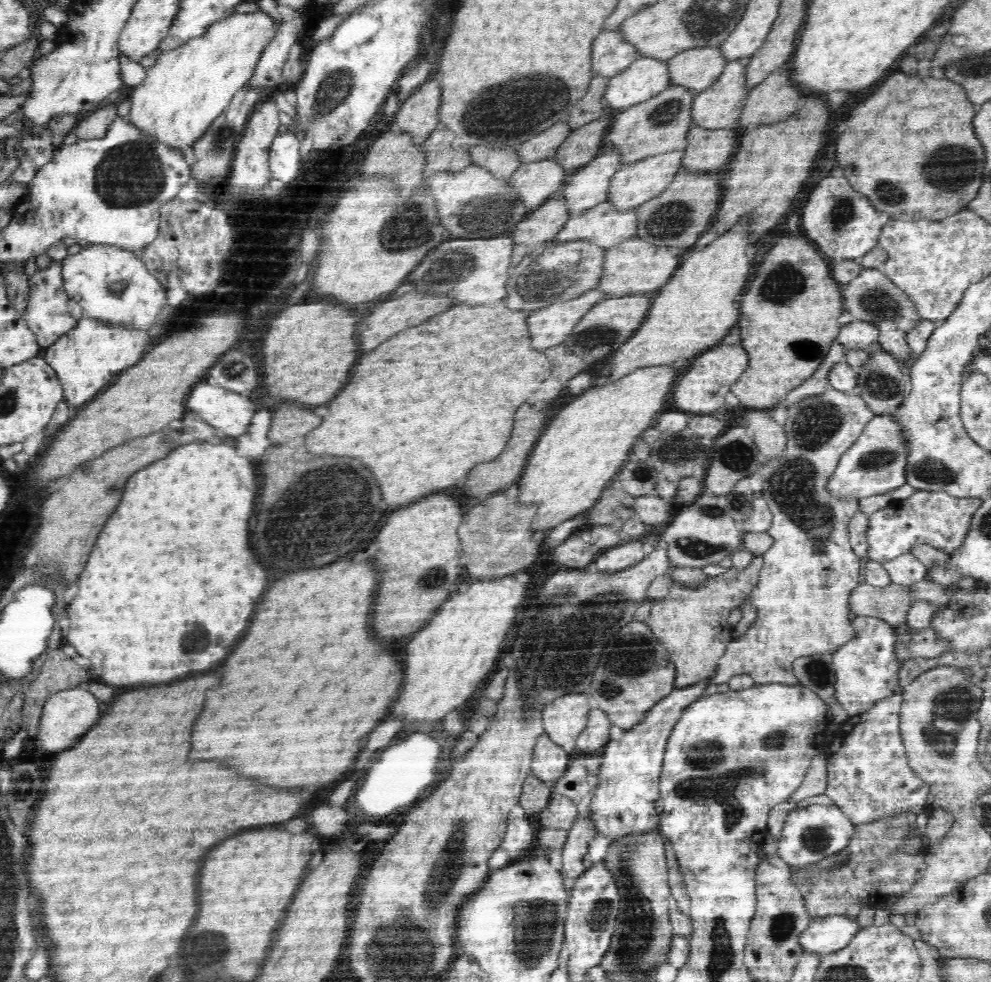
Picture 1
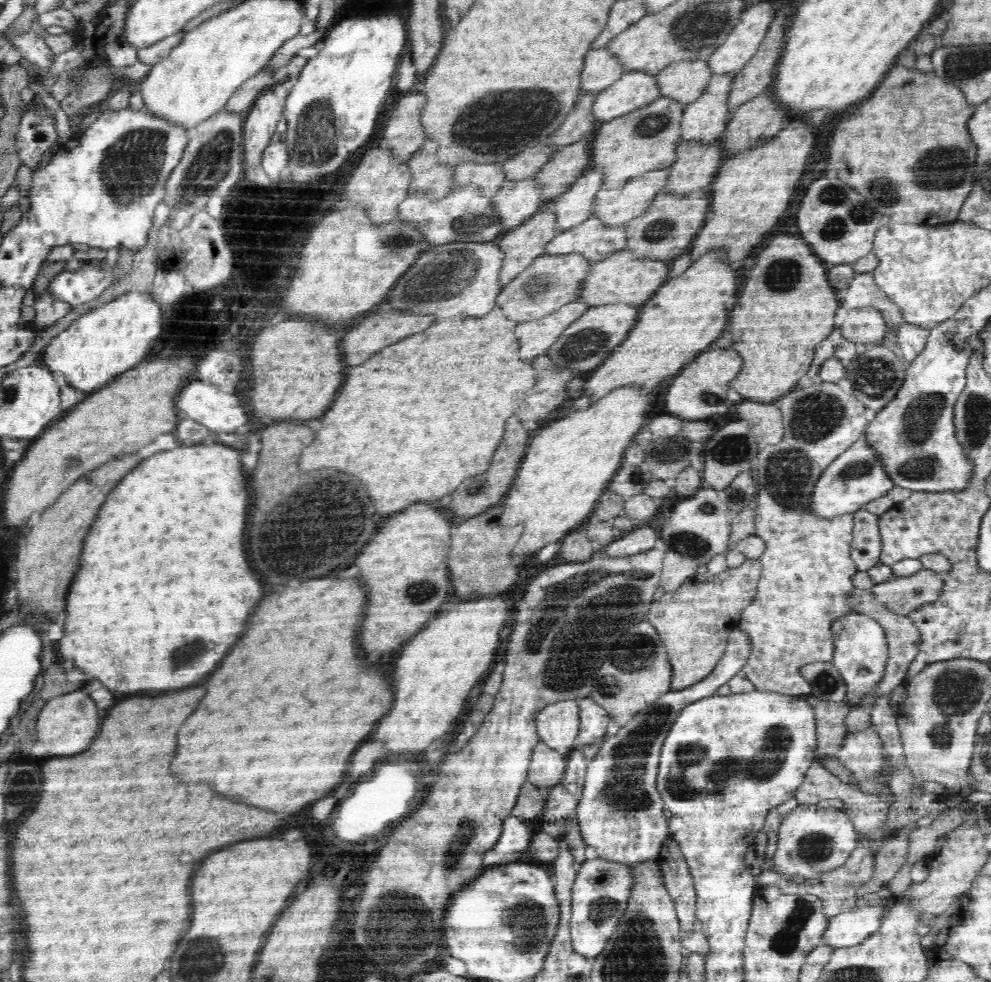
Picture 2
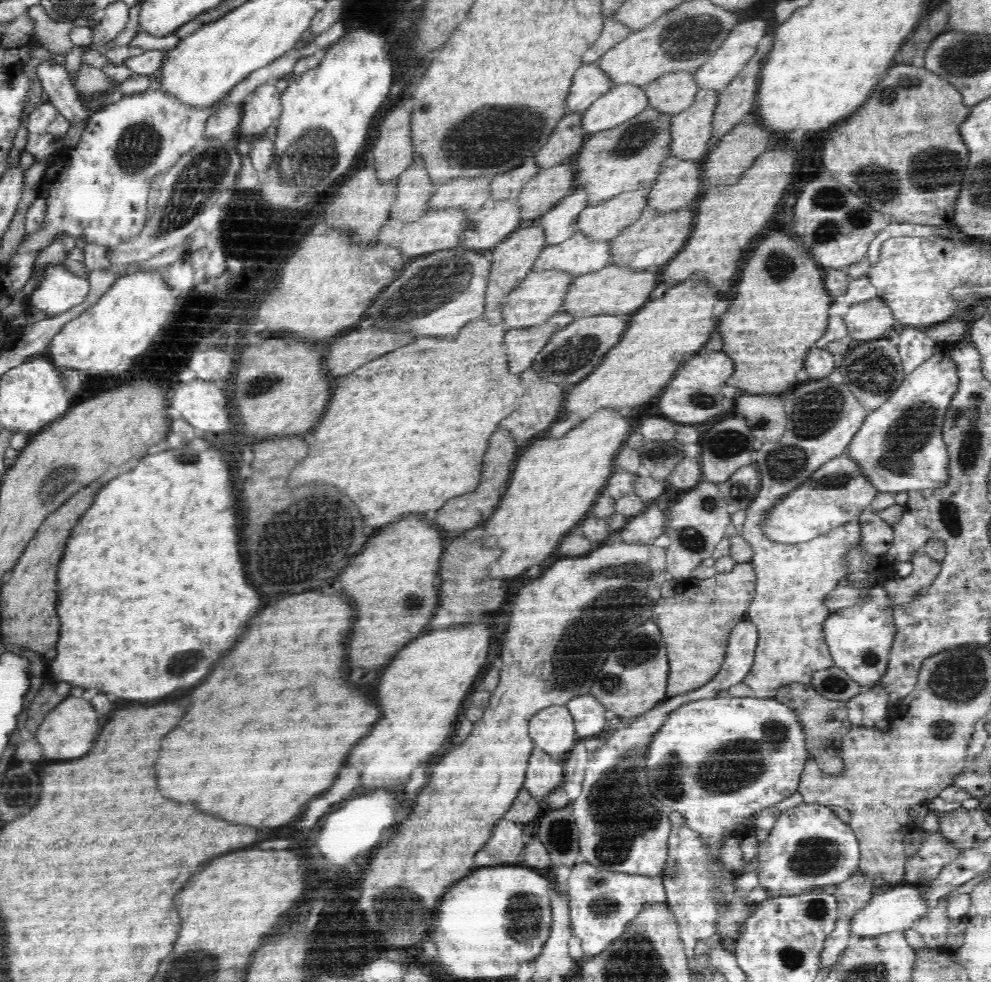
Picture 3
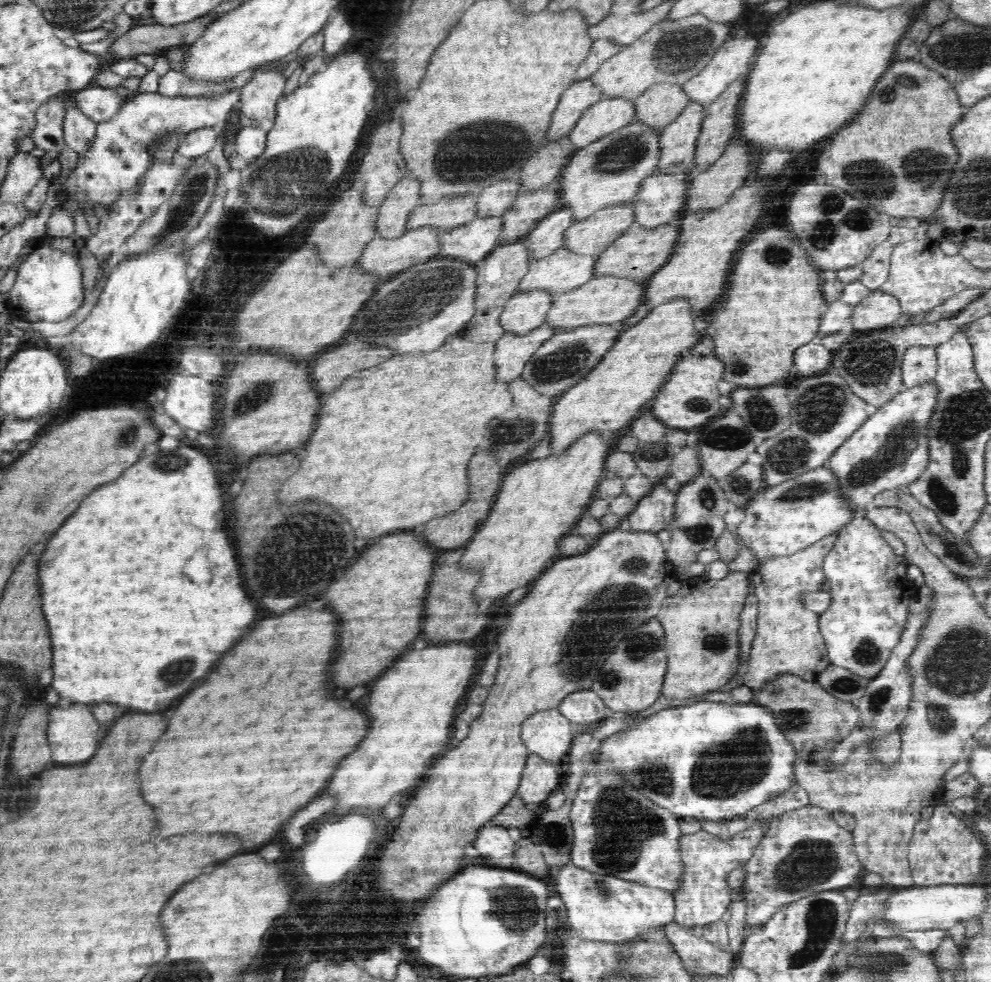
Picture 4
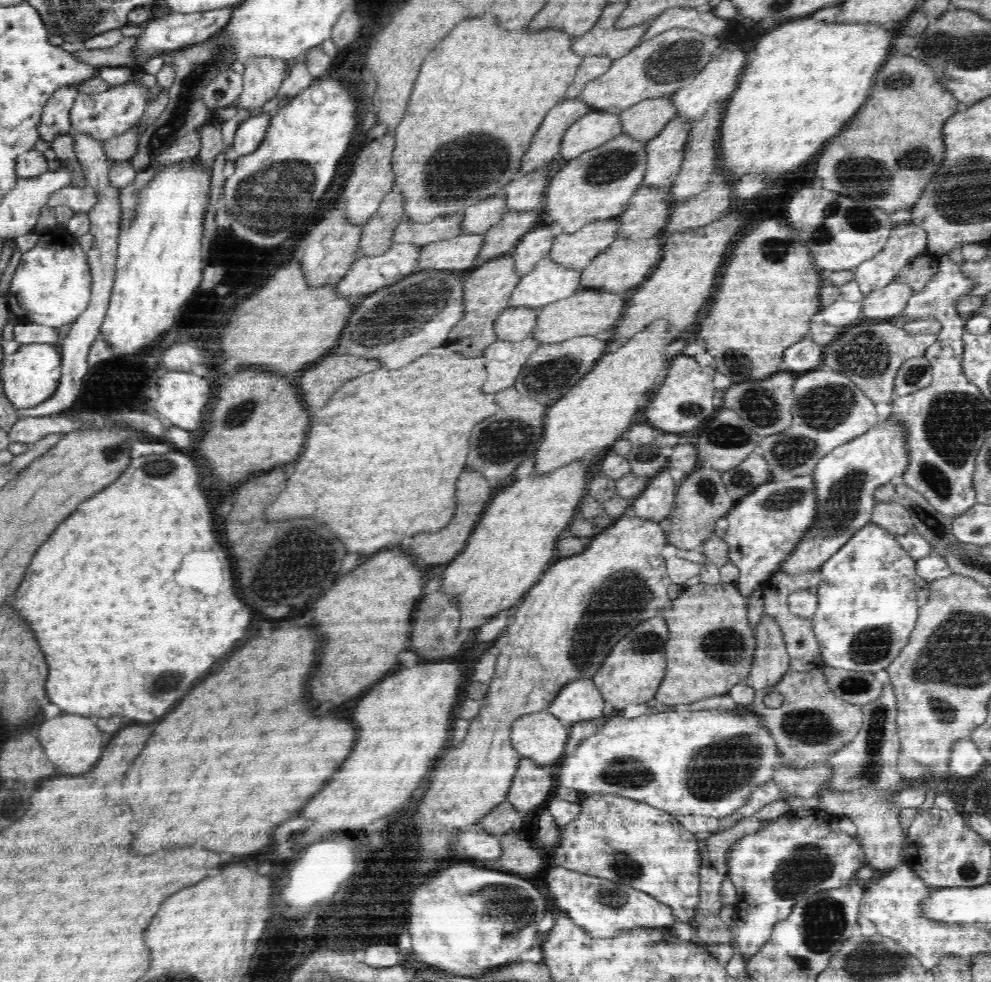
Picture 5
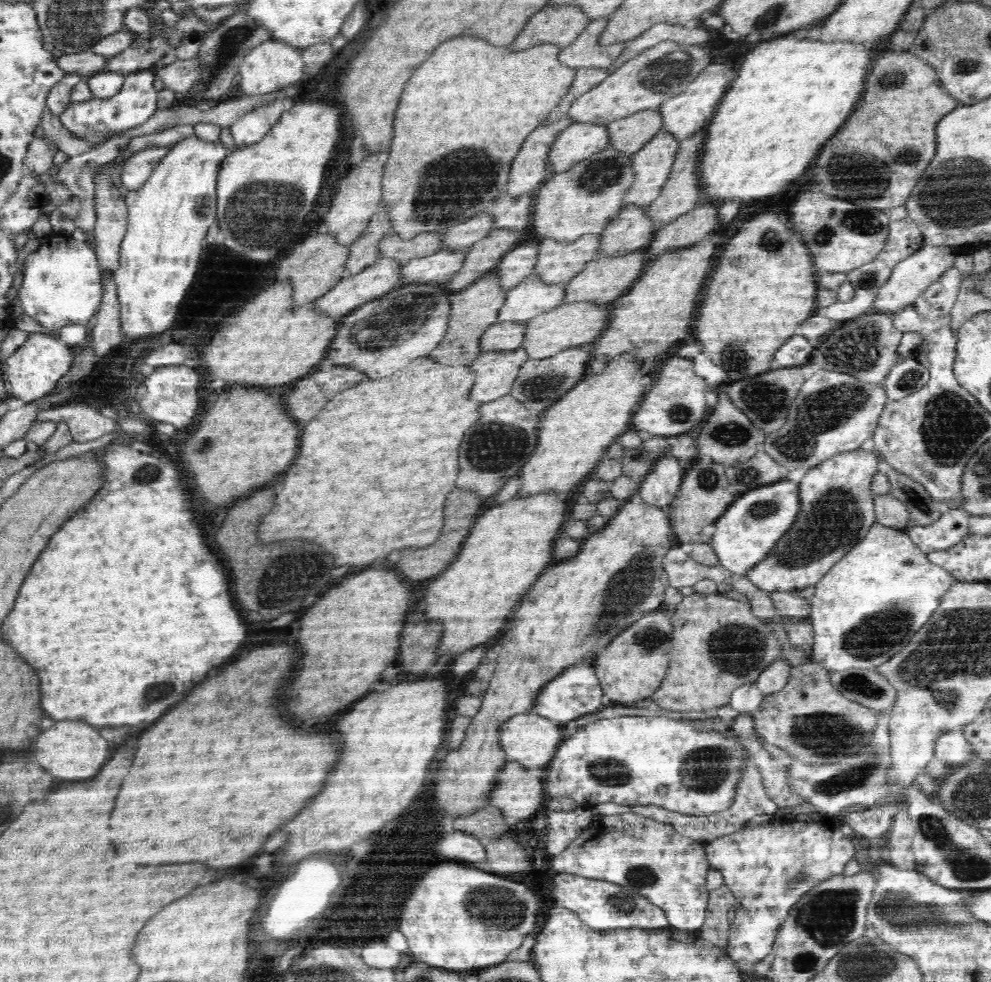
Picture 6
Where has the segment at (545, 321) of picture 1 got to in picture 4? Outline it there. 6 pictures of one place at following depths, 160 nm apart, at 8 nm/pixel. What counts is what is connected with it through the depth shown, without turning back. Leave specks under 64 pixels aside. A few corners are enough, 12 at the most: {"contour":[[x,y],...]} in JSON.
{"contour":[[547,324],[522,336],[505,332],[494,352],[496,380],[518,378],[538,347]]}

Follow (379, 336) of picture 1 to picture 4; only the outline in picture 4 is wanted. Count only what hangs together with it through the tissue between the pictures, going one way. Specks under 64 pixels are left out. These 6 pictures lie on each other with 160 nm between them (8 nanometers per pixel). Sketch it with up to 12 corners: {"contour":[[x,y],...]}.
{"contour":[[350,342],[318,358],[312,380],[332,394],[350,374],[392,356]]}

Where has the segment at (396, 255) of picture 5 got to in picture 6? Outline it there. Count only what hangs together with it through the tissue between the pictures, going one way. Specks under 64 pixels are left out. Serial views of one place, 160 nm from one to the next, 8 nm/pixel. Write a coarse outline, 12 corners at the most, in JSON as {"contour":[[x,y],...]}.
{"contour":[[402,262],[344,276],[313,308],[340,319],[392,291]]}

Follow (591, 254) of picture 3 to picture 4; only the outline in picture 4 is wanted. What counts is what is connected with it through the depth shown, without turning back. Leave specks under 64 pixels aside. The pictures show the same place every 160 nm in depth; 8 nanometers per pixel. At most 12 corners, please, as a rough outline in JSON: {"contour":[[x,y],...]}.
{"contour":[[562,246],[530,262],[517,292],[555,296],[594,278],[598,255]]}

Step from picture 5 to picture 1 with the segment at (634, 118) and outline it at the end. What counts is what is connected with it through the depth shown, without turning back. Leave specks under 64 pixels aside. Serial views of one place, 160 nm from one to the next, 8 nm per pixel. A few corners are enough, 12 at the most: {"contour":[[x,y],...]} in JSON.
{"contour":[[718,46],[667,61],[671,86],[700,93],[727,63]]}

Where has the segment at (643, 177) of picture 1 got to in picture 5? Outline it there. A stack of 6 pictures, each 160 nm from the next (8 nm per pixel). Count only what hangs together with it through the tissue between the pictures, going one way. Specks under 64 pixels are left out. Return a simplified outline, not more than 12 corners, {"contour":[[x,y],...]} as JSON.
{"contour":[[614,216],[552,241],[547,257],[583,270],[616,240]]}

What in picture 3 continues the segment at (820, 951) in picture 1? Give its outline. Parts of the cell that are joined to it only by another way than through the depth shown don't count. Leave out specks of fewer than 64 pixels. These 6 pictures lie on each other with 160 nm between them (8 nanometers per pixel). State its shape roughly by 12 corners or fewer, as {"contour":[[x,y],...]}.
{"contour":[[923,887],[874,895],[854,914],[851,935],[913,929],[929,914]]}

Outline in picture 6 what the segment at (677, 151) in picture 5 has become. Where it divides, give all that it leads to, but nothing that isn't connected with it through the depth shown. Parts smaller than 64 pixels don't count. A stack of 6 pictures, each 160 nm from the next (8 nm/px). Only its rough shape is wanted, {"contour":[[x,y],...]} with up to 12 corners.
{"contour":[[664,130],[631,156],[623,206],[647,207],[670,174],[679,142]]}

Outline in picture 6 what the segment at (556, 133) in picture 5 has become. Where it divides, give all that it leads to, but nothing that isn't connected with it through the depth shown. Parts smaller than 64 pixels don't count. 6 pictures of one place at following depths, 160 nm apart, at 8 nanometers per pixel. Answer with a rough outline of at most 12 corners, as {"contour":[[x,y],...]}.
{"contour":[[568,116],[527,136],[512,161],[507,194],[536,192],[547,154]]}

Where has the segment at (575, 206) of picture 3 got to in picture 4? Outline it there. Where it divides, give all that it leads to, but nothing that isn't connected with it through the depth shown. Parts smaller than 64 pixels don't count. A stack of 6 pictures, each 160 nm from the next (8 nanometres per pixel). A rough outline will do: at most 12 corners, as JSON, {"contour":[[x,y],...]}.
{"contour":[[558,207],[538,221],[524,239],[531,262],[562,247],[573,222]]}

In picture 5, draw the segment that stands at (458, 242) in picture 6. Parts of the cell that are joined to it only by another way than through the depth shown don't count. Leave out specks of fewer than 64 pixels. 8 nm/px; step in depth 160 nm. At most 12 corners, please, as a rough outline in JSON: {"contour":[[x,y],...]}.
{"contour":[[505,194],[464,211],[461,234],[485,234],[507,212]]}

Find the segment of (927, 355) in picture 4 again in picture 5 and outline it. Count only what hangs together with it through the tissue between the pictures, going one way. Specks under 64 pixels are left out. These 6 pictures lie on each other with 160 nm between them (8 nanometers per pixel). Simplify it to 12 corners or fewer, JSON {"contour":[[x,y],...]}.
{"contour":[[914,356],[898,369],[895,397],[927,387],[929,361]]}

